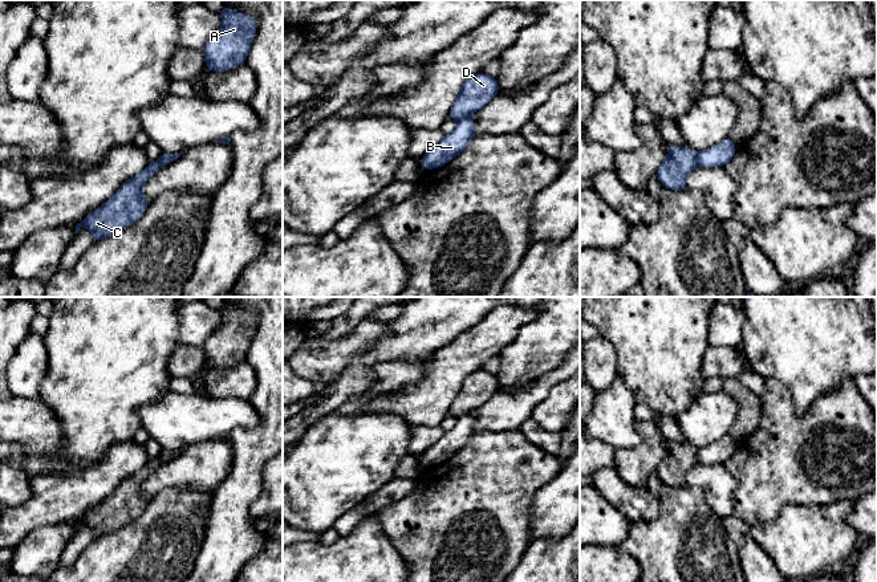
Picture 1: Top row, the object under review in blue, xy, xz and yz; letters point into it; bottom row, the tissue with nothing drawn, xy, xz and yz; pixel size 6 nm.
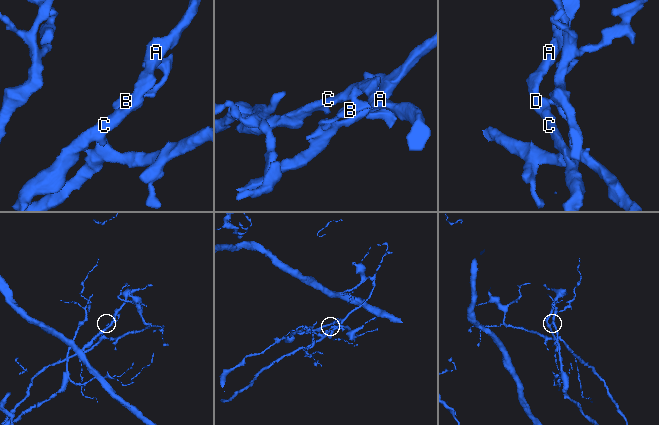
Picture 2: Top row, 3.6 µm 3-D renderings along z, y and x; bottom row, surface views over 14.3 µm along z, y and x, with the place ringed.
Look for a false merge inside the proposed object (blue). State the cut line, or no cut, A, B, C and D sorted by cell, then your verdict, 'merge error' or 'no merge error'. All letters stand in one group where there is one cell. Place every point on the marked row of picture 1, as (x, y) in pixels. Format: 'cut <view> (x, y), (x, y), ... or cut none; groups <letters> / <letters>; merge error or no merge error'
cut xz (467, 116), (457, 122); groups A C D / B; merge error

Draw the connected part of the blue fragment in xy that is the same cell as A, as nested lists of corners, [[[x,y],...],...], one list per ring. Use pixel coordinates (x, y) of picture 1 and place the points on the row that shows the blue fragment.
[[[224,7],[219,15],[222,28],[202,49],[208,64],[206,72],[226,72],[244,64],[256,33],[256,20],[249,15],[241,15],[228,7]]]

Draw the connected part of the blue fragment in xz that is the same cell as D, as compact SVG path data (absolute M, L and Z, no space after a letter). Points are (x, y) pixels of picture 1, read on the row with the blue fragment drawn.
M478 73L464 81L450 109L448 117L456 122L484 107L499 93L495 77Z

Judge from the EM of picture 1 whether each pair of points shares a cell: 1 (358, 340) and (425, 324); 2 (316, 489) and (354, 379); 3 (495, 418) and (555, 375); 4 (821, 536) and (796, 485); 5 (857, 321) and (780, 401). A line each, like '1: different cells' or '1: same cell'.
1: different cells
2: different cells
3: same cell
4: different cells
5: different cells

